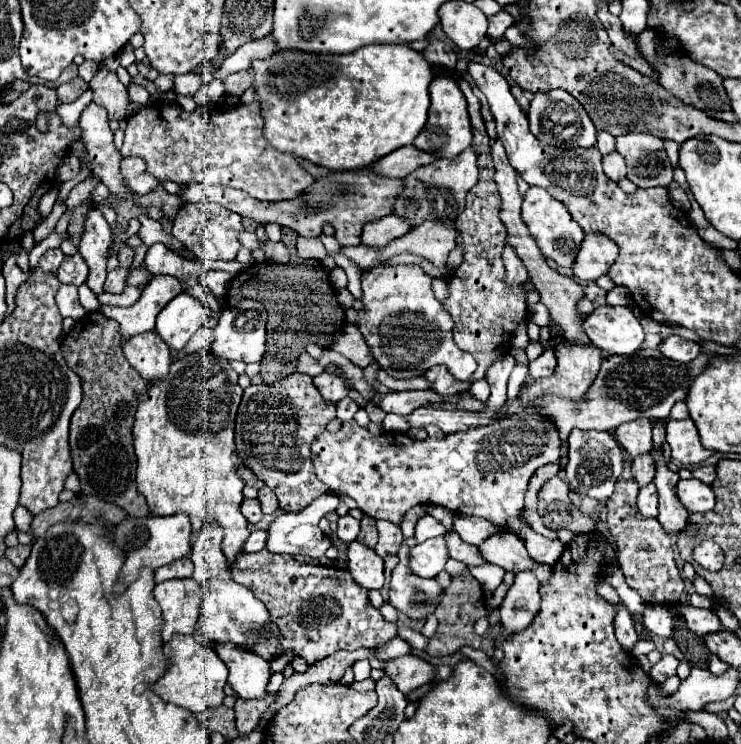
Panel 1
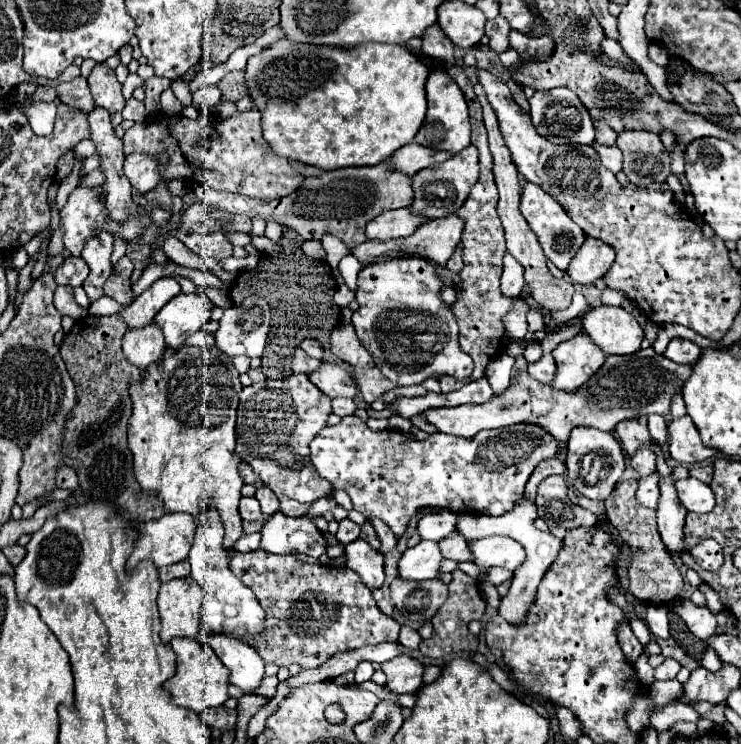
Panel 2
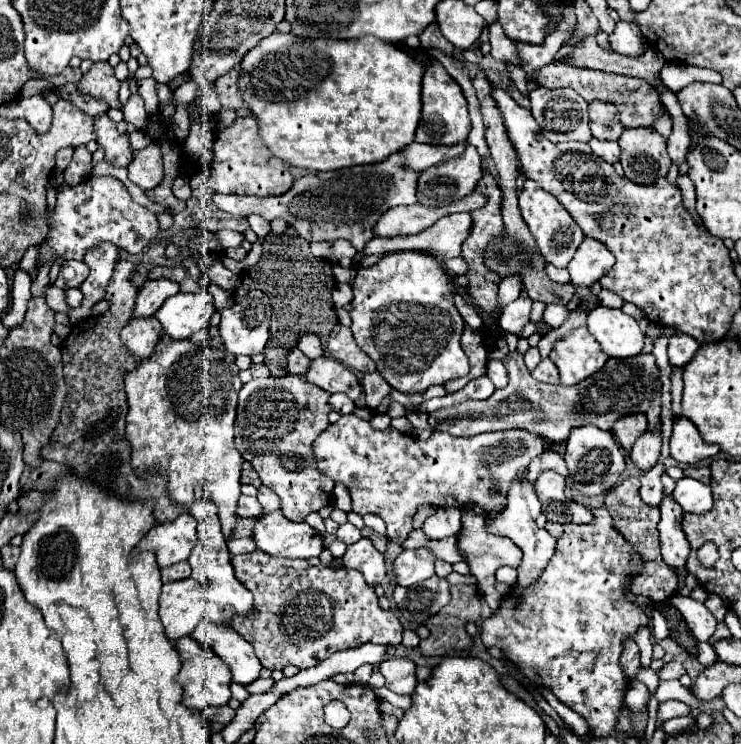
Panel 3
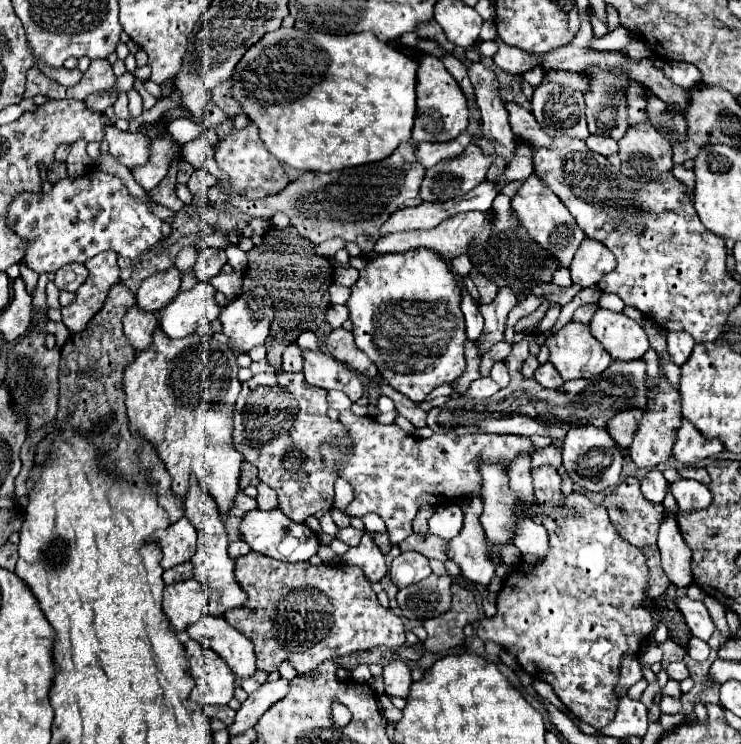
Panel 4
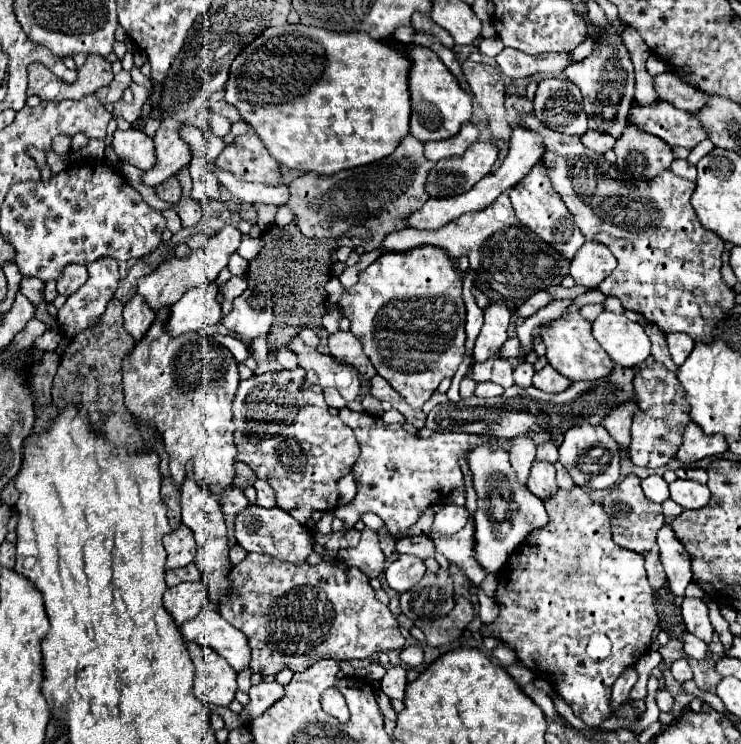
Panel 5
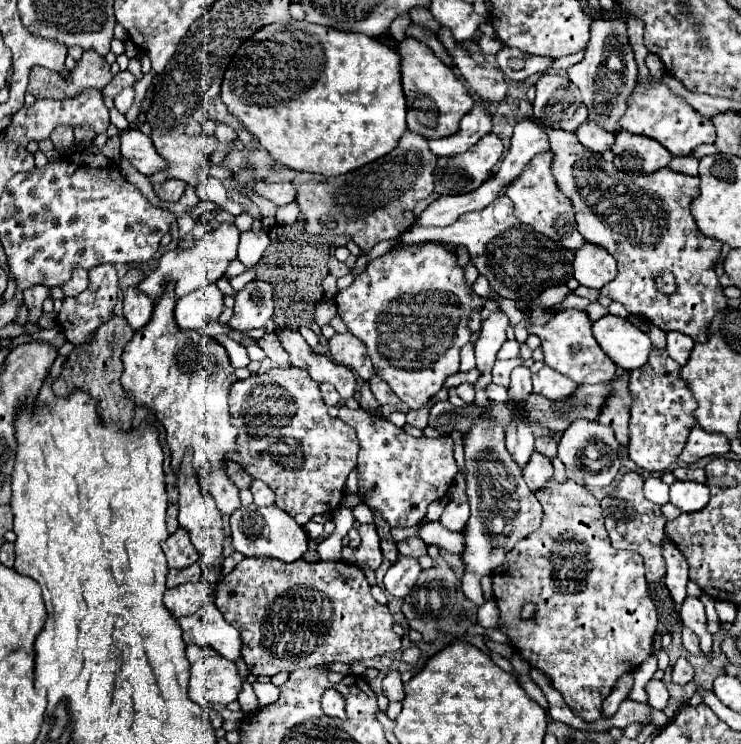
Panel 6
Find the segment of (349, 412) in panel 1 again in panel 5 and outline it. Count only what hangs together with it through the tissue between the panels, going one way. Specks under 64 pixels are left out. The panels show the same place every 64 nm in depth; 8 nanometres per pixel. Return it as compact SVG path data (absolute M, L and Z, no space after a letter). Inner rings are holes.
M326 388L326 390L324 390L324 396L326 396L326 404L332 406L332 408L344 408L344 406L346 406L346 400L344 400L342 394L338 394L338 390L334 390L334 388Z

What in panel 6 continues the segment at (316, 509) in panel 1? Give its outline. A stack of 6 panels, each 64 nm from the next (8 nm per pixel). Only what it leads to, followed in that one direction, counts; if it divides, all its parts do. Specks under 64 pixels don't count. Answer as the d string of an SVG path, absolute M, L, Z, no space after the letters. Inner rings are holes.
M242 506L230 516L230 528L232 528L234 550L242 552L244 556L270 556L284 562L294 562L302 558L308 550L308 534L304 532L304 528L278 506L266 506L266 508Z

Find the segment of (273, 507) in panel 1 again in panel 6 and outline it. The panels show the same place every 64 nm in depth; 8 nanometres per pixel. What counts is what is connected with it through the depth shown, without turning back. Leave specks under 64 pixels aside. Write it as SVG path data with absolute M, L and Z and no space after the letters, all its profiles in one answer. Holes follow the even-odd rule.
M254 480L250 490L254 494L254 504L256 506L272 506L274 504L274 492L262 480Z

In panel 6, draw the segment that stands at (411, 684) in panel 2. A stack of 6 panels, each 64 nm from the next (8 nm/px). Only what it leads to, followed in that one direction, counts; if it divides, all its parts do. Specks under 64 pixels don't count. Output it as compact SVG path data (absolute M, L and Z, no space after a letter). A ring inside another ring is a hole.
M390 670L386 676L384 676L384 680L382 680L382 692L384 692L384 696L390 700L390 702L394 702L394 700L398 700L398 702L402 702L404 700L404 690L402 690L402 680L400 680L400 672L398 670Z

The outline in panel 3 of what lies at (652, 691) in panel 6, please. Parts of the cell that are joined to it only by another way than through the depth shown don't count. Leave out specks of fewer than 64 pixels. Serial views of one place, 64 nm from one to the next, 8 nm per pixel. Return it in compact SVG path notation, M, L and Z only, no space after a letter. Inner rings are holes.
M668 700L668 702L662 702L658 706L658 726L662 726L666 720L670 718L678 718L678 716L692 716L690 714L690 708L684 704L684 702L678 702L678 700Z

